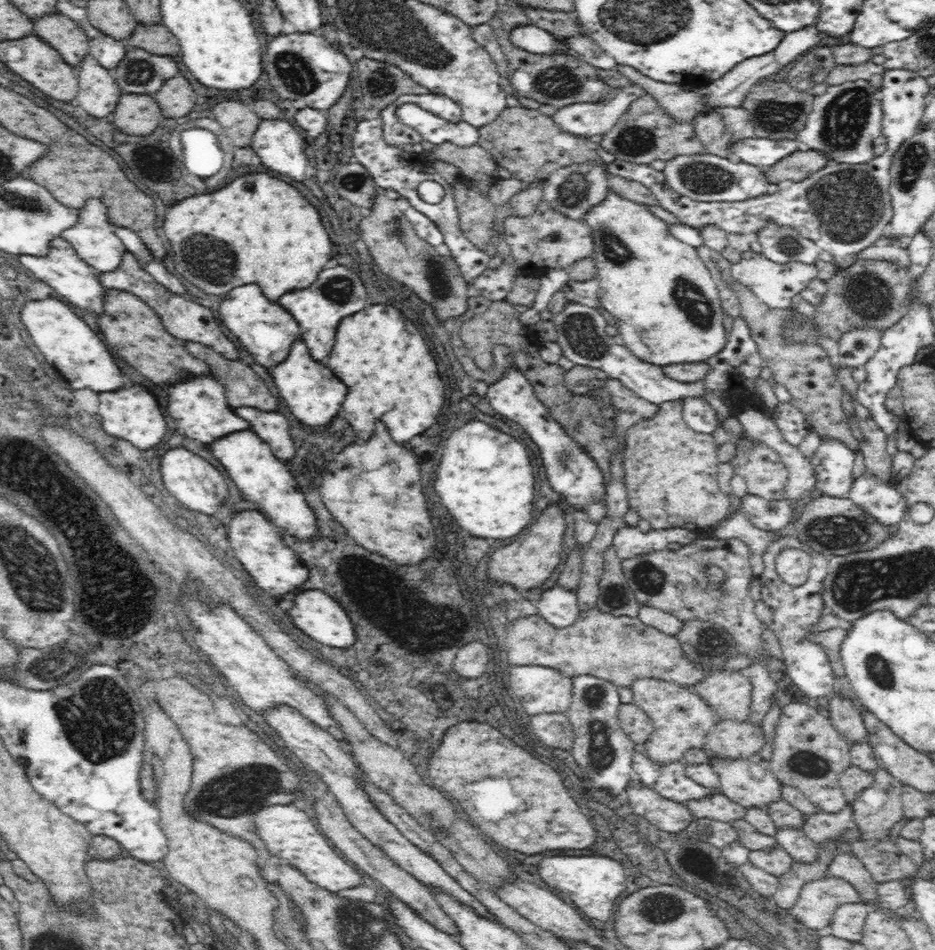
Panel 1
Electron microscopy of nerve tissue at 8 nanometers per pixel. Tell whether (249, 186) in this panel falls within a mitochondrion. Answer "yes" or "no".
no

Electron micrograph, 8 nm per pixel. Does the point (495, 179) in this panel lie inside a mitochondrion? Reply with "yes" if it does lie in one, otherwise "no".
no

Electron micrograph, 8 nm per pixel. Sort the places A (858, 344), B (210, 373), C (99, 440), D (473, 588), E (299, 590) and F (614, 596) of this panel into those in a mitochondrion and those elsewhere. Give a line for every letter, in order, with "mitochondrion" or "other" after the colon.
A: mitochondrion
B: other
C: other
D: mitochondrion
E: other
F: mitochondrion

